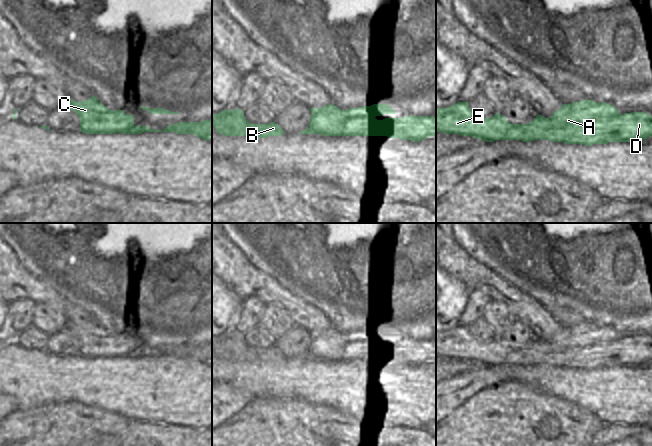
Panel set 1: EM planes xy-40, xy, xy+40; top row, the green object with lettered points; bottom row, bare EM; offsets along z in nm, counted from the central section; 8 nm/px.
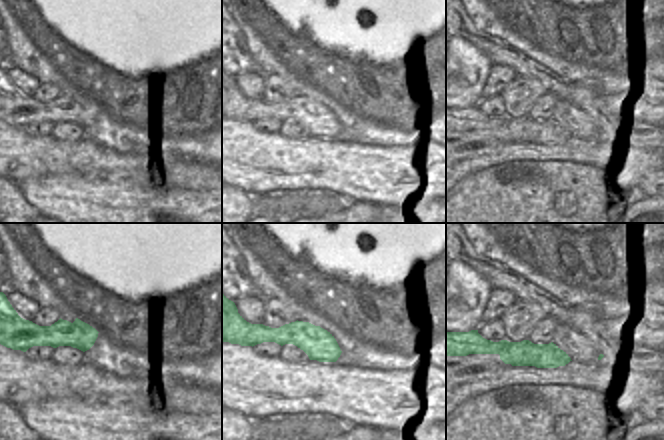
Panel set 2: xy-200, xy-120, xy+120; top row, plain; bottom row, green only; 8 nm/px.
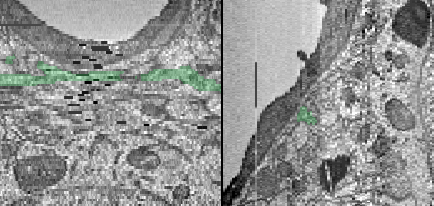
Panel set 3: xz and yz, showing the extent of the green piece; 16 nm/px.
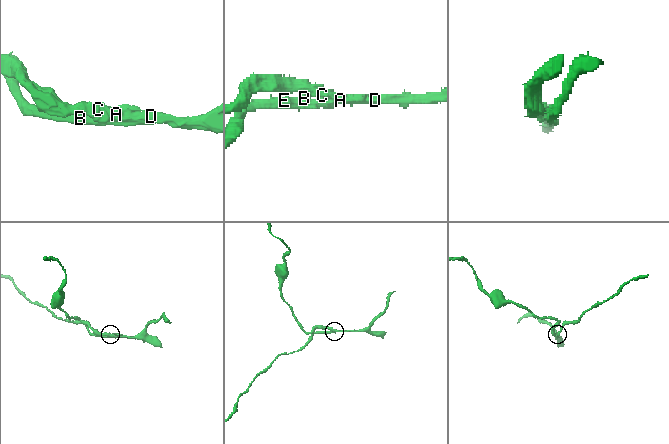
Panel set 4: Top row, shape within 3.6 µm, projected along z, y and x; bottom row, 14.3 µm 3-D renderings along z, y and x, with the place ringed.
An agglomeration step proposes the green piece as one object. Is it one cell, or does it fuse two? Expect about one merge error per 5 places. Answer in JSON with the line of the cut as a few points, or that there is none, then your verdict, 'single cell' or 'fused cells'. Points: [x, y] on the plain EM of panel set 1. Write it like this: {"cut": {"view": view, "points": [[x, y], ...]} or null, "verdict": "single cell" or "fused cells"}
{"cut": {"view": "xy+40", "points": [[550, 342], [553, 351], [545, 363]]}, "verdict": "fused cells"}

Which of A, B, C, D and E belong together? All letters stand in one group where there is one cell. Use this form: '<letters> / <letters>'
A C D / B E

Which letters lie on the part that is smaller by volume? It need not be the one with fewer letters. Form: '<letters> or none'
B, E

